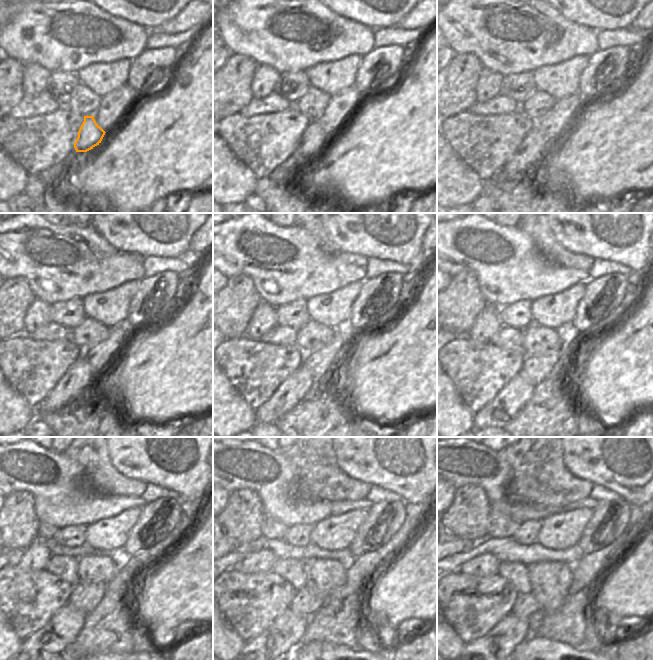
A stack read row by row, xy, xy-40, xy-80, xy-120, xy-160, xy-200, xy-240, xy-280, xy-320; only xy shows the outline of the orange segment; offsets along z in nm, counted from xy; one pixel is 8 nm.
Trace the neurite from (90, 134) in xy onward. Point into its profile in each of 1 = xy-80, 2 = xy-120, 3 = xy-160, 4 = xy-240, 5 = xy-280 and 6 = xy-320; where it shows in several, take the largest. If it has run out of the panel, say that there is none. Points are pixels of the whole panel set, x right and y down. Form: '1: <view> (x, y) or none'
1: xy-80 (534, 144)
2: xy-120 (78, 378)
3: xy-160 (298, 384)
4: xy-240 (62, 629)
5: xy-280 (283, 636)
6: xy-320 (502, 640)

